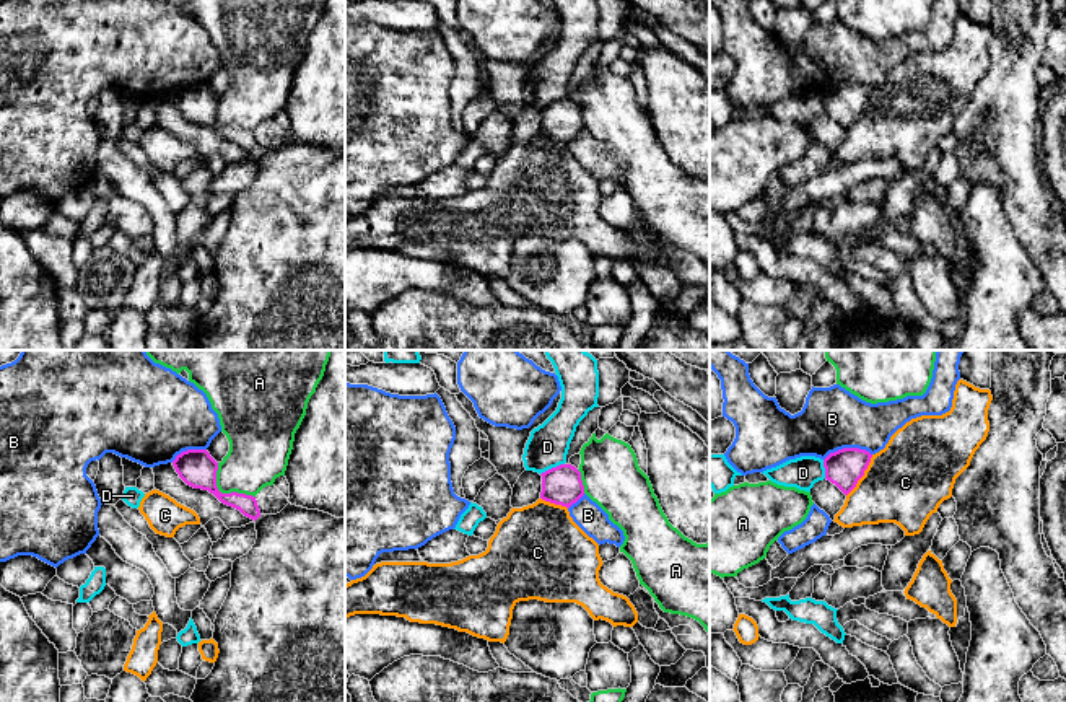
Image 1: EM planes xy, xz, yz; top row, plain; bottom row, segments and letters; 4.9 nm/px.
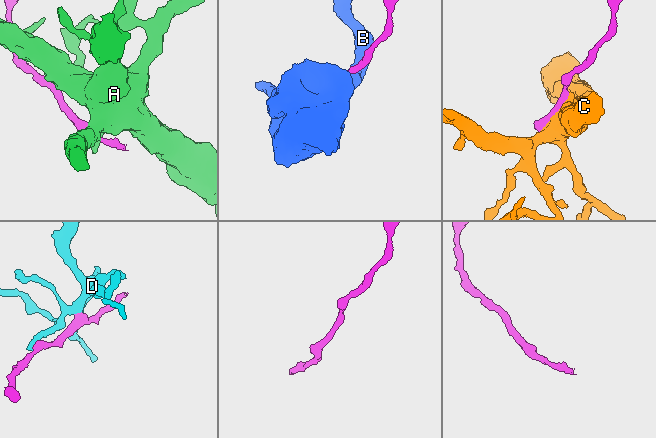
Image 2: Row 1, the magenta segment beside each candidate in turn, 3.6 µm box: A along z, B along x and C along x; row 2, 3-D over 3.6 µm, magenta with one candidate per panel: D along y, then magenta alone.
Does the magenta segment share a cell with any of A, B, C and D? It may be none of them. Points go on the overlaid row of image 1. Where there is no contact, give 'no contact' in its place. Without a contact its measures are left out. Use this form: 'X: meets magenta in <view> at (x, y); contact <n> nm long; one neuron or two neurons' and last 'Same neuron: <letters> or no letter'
A: meets magenta in xy at (223, 494); contact 260 nm long; two neurons
B: meets magenta in yz at (847, 448); contact 240 nm long; two neurons
C: meets magenta in yz at (863, 474); contact 240 nm long; two neurons
D: meets magenta in xz at (552, 468); contact 130 nm long; two neurons
Same neuron: no letter

